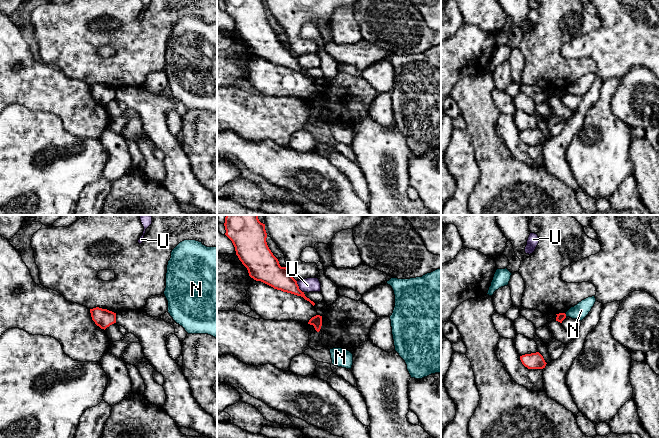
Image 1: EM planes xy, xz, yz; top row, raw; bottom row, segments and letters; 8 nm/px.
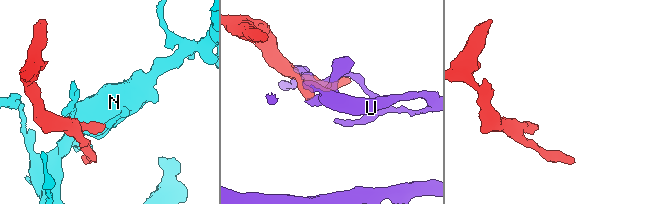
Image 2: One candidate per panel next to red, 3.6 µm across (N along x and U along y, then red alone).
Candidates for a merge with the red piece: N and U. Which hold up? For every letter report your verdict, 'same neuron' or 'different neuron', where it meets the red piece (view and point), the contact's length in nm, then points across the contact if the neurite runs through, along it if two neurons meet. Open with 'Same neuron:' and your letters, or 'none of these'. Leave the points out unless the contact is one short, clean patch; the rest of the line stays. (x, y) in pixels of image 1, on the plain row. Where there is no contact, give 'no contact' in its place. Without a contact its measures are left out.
Same neuron: none of these
N: different neuron; contact yz (565, 91); length 40 nm; border yz (564, 89), (566, 92)
U: different neuron; contact xz (298, 63); length 110 nm

